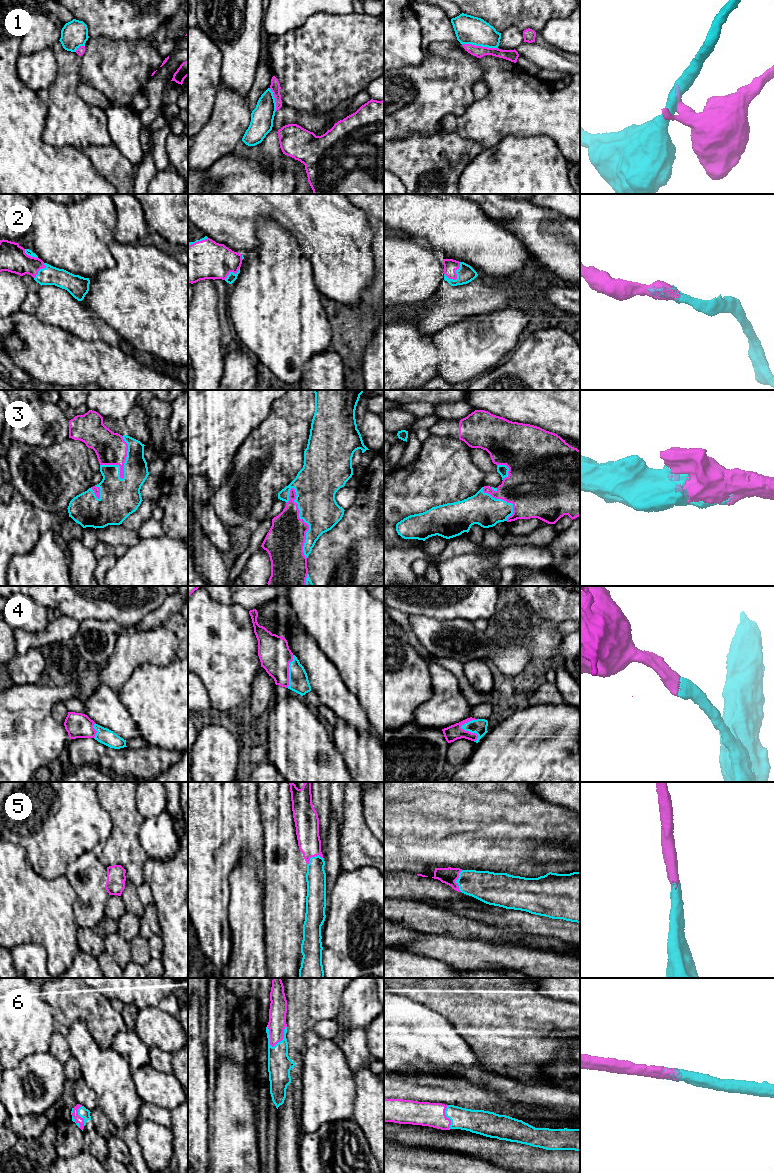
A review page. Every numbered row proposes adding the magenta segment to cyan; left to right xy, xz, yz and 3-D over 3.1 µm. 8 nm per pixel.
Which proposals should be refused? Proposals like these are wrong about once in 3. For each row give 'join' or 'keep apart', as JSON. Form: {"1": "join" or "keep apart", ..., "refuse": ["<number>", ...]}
{"1": "keep apart", "2": "join", "3": "join", "4": "join", "5": "join", "6": "join", "refuse": ["1"]}

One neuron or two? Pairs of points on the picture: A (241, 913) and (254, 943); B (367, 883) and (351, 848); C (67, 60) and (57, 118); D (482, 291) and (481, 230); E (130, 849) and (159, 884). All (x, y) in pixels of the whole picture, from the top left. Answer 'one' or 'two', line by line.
A: one
B: two
C: one
D: two
E: two

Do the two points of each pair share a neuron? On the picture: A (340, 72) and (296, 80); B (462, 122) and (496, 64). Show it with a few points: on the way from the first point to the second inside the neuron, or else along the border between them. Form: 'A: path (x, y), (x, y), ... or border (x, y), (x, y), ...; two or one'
A: path (329, 72), (317, 72), (307, 80); one
B: path (478, 113), (496, 95), (496, 80); one

